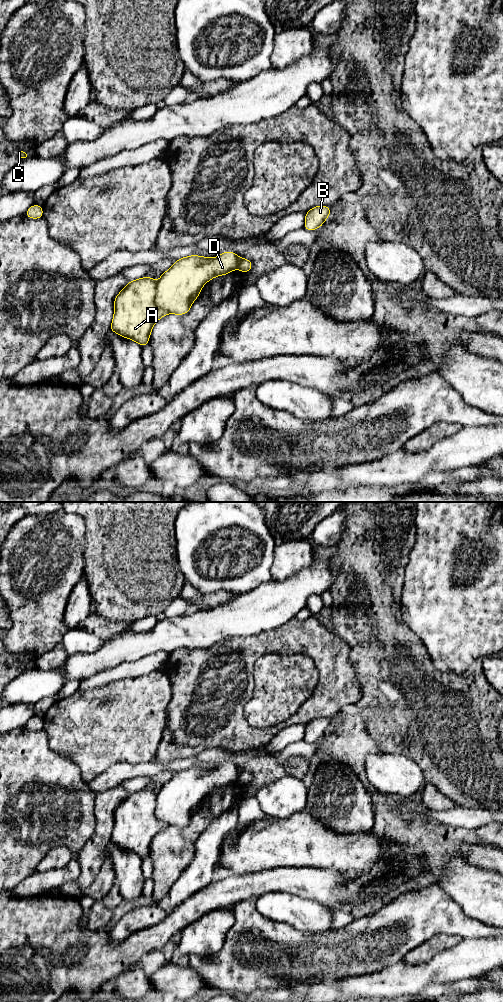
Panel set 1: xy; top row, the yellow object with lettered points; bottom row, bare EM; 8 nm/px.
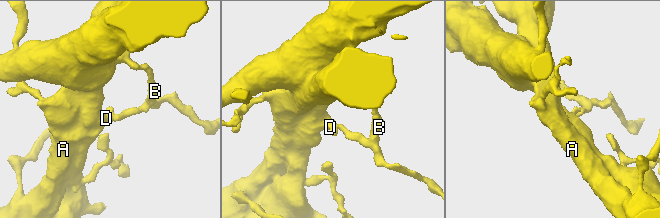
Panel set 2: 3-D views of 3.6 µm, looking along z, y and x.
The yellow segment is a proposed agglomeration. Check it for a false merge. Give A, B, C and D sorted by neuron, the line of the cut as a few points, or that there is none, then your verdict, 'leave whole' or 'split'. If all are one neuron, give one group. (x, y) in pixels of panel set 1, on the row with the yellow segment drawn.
A B C / D; cut in xy along (156, 282), (155, 303), (167, 313); split

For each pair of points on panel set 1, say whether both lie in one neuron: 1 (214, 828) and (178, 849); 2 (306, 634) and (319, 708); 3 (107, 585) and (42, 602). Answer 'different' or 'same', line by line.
1: different
2: same
3: different

